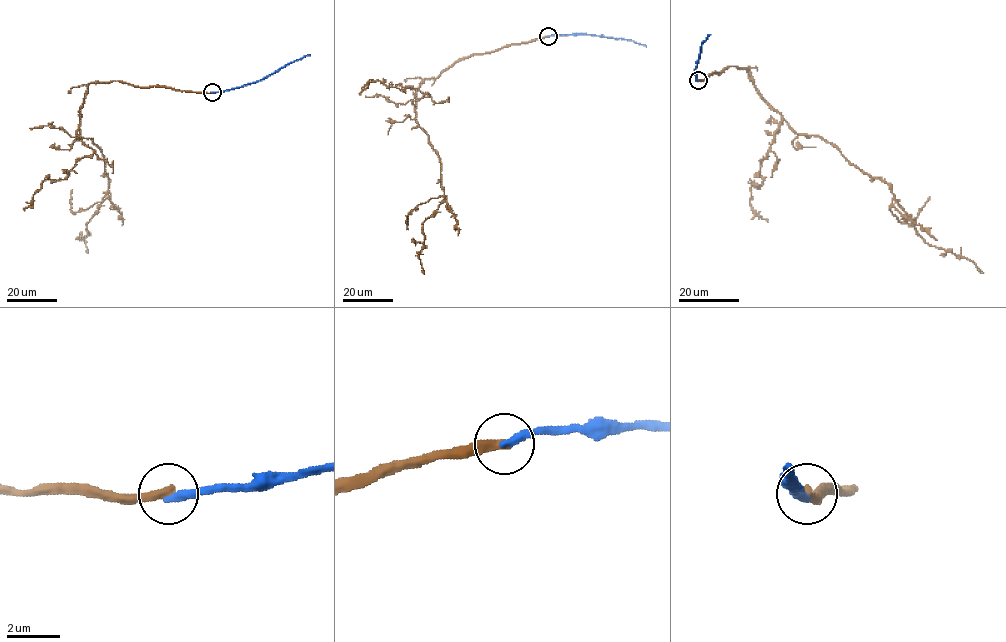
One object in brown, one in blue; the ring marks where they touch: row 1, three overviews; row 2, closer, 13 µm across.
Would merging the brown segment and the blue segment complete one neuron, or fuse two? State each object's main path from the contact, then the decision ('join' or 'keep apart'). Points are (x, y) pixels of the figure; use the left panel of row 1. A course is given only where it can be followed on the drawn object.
course brown (212, 93), (111, 81), (88, 85), (79, 136), (101, 150), (108, 179), (86, 224), (88, 252); course blue (212, 93), (253, 83), (310, 54); keep apart

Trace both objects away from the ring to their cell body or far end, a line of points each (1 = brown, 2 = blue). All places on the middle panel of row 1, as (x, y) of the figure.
1: (548, 36), (475, 53), (419, 85), (415, 119), (437, 153), (444, 194), (422, 223), (424, 274)
2: (548, 36), (603, 35), (646, 46)

